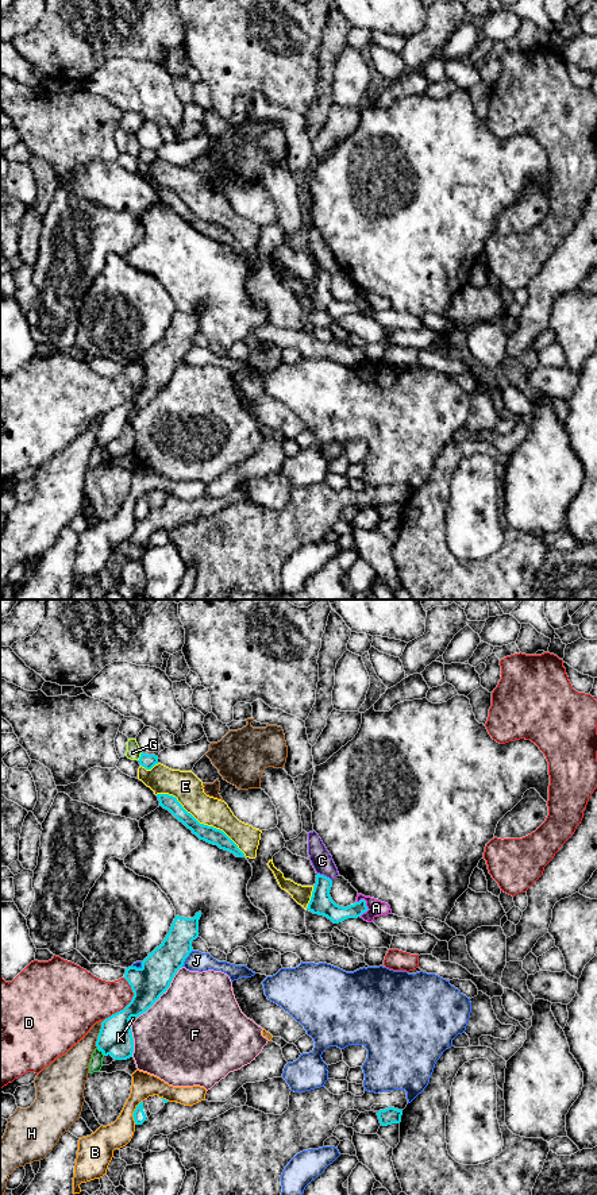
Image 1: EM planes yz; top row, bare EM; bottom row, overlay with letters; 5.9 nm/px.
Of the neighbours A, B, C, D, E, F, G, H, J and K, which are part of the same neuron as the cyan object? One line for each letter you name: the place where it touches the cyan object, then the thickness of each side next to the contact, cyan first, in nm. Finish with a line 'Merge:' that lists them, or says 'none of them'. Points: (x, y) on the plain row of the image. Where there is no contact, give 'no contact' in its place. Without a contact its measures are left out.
G: yz (141, 151) | 80/80 nm
Merge: G

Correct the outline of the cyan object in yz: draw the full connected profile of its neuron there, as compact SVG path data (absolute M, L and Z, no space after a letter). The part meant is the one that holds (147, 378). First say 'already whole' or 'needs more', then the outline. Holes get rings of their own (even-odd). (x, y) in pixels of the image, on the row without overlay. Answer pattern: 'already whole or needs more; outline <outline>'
already whole; outline M201 307L196 308L193 313L176 311L169 328L159 342L157 342L142 356L142 362L126 363L124 374L131 381L134 392L131 397L120 406L112 409L101 417L101 424L97 431L96 442L104 451L111 450L115 455L127 455L134 448L134 433L131 427L131 413L146 408L170 382L170 378L180 363L182 363L185 354L193 346L192 336L199 332L199 315Z

